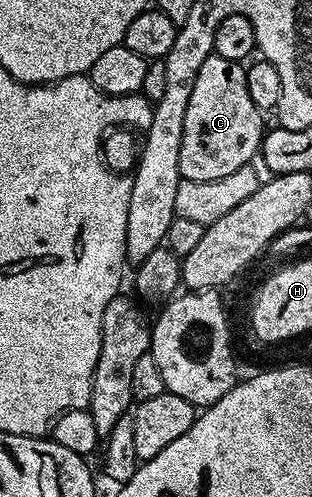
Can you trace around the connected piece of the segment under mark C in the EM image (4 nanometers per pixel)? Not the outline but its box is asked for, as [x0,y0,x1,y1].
[178,52,266,182]

